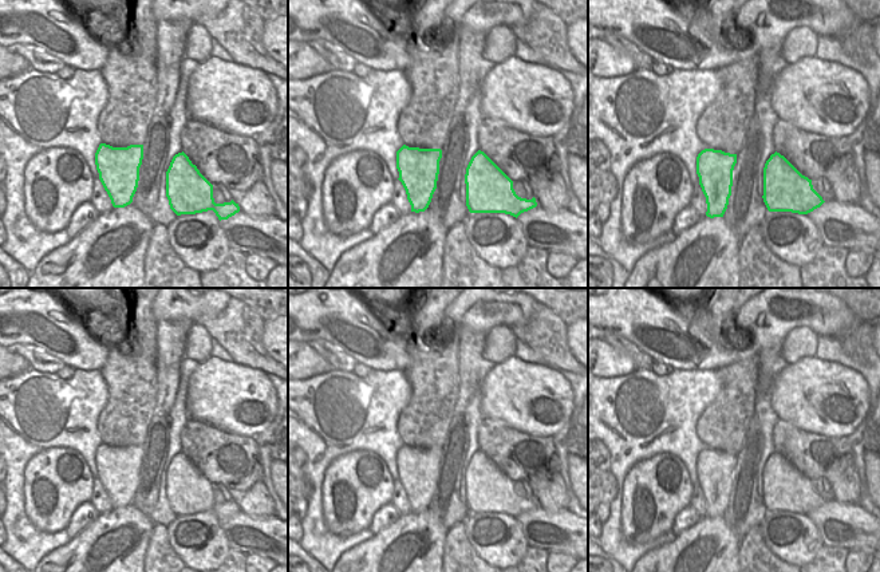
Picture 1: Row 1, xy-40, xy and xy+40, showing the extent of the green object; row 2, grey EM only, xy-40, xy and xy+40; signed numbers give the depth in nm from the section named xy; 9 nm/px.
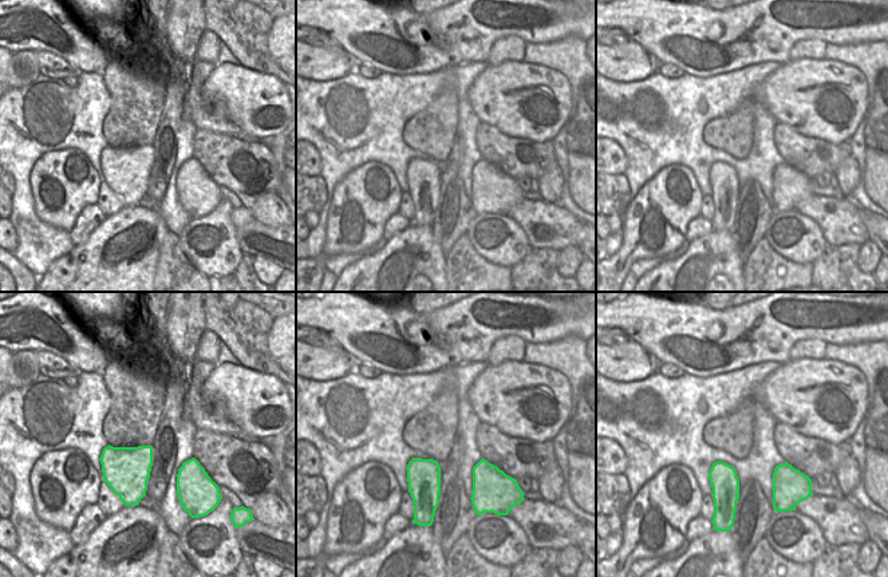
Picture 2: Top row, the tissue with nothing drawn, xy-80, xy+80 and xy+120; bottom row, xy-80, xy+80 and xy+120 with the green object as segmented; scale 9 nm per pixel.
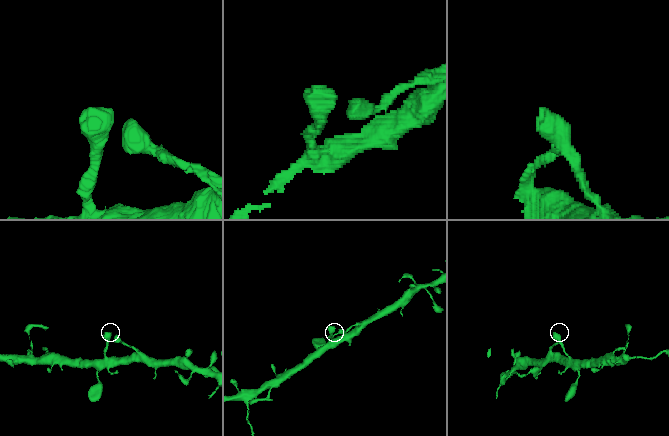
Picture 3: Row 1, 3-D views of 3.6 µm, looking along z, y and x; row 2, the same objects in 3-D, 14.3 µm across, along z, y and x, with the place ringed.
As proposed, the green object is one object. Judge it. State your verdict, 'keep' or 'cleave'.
keep

